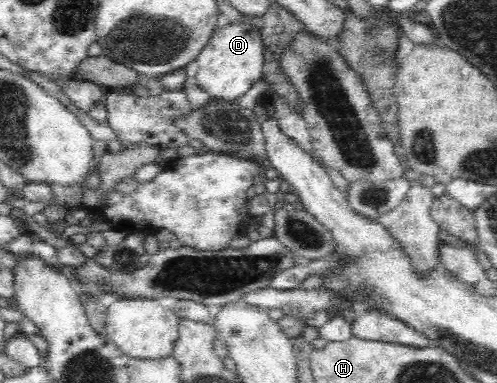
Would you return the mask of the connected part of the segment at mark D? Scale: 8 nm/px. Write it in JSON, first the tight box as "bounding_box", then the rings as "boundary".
{"bounding_box":[195,22,264,101],"boundary":[[[228,22],[211,36],[198,54],[195,60],[195,83],[208,92],[212,101],[240,98],[263,76],[264,48],[260,27]]]}

